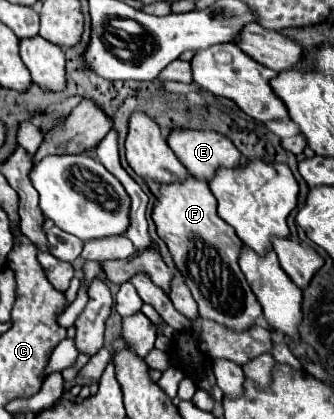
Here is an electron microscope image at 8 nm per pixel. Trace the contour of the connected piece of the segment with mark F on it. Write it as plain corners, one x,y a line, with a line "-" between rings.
190,178
190,182
162,186
158,204
152,210
152,220
158,236
166,242
176,268
184,276
186,286
198,304
198,314
234,332
250,330
256,324
256,318
262,316
262,306
238,266
244,244
234,234
230,224
218,218
216,202
208,190
208,184

